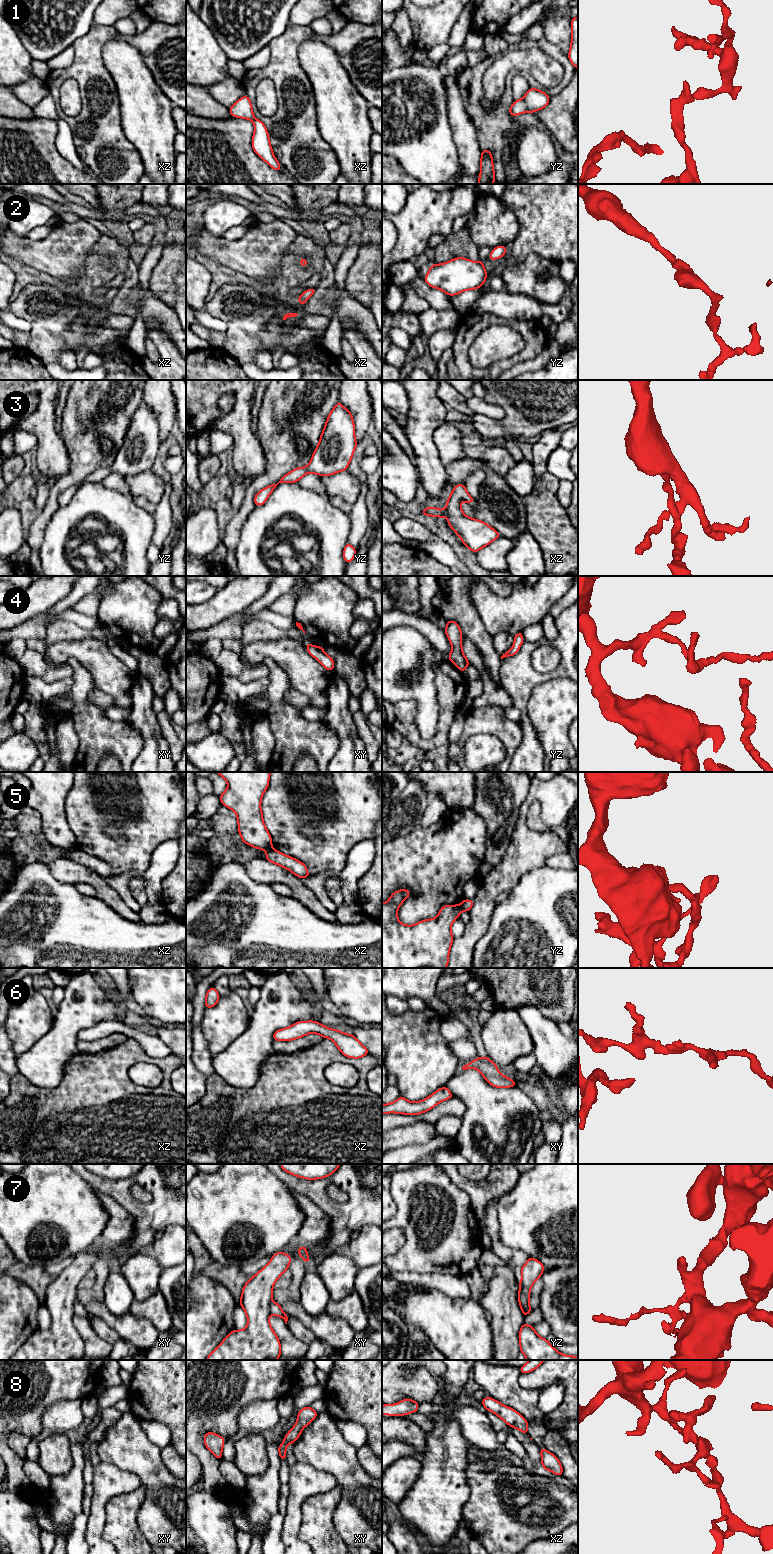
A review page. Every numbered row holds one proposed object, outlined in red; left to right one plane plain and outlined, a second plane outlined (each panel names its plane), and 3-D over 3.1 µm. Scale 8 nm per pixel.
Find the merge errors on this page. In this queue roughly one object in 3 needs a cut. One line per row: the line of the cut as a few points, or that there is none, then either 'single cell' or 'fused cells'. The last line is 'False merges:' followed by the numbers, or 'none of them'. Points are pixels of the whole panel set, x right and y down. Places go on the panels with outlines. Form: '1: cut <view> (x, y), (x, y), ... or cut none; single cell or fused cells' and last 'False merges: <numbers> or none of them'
1: cut none; single cell
2: cut none; single cell
3: cut none; single cell
4: cut none; single cell
5: cut yz (458, 905), (461, 910); fused cells
6: cut none; single cell
7: cut xy (272, 1303), (270, 1314); fused cells
8: cut none; single cell
False merges: 5, 7

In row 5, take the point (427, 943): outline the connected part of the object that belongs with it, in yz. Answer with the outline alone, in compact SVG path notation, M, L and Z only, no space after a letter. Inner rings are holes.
M403 888L393 892L386 903L382 903L382 968L446 968L454 937L451 925L460 916L459 905L445 905L438 916L422 920L415 925L404 925L398 920L399 906L411 895Z

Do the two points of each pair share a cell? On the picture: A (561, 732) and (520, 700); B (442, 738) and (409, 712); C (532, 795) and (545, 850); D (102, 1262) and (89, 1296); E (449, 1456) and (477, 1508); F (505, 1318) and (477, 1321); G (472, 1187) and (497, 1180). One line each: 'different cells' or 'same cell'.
A: different cells
B: same cell
C: same cell
D: same cell
E: different cells
F: different cells
G: same cell

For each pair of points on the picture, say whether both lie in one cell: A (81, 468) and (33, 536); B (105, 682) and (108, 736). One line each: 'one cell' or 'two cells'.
A: one cell
B: two cells

